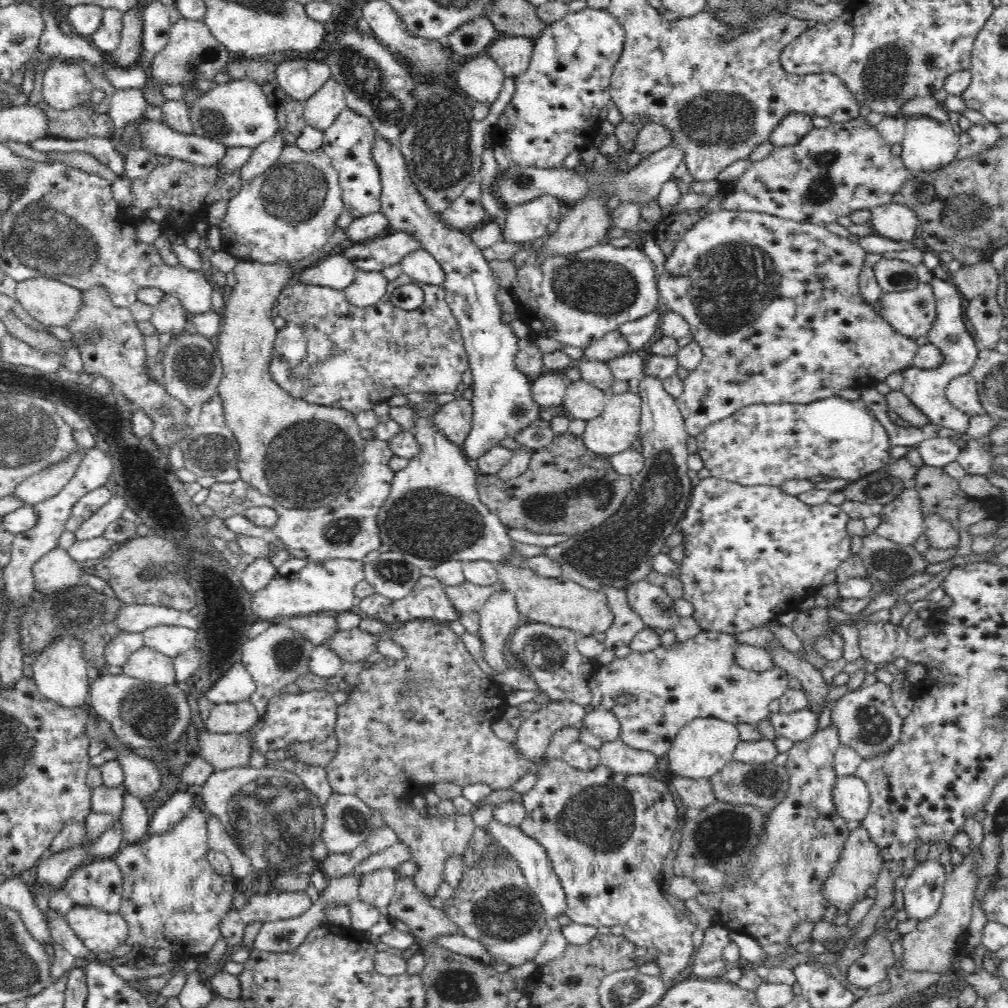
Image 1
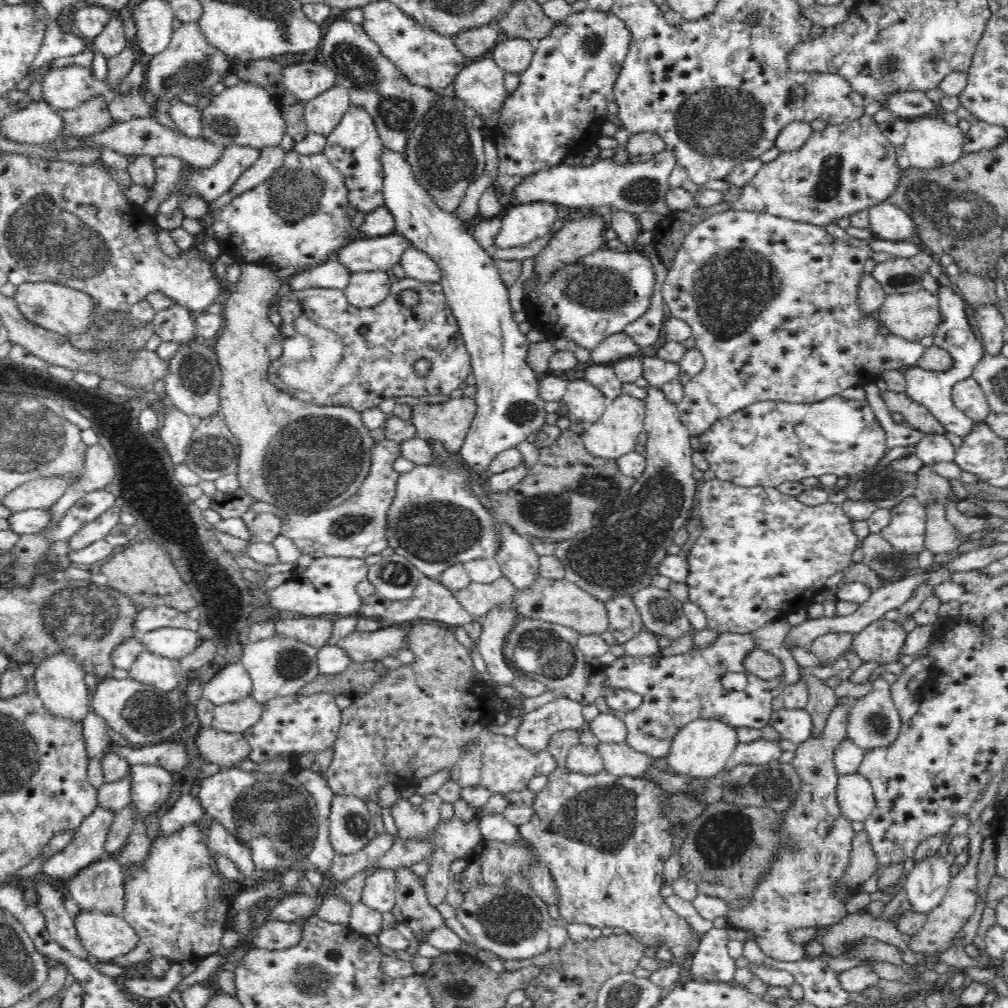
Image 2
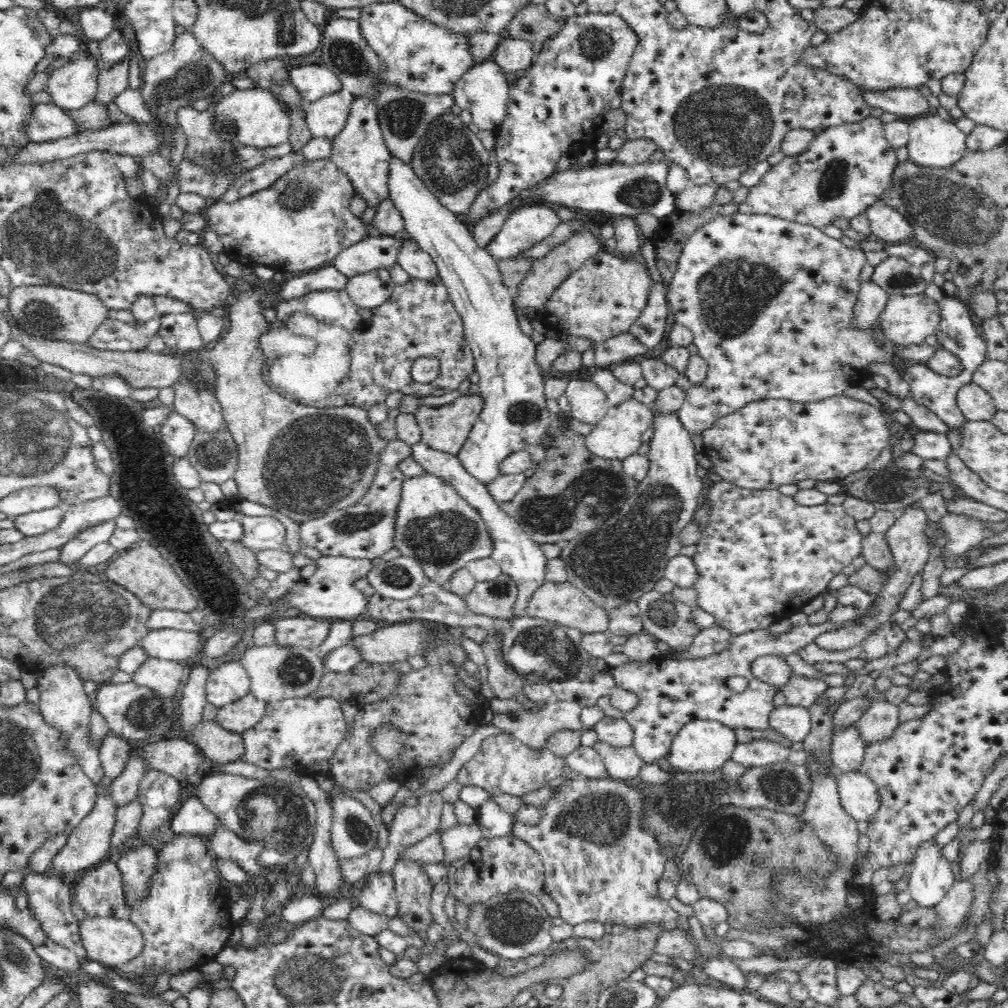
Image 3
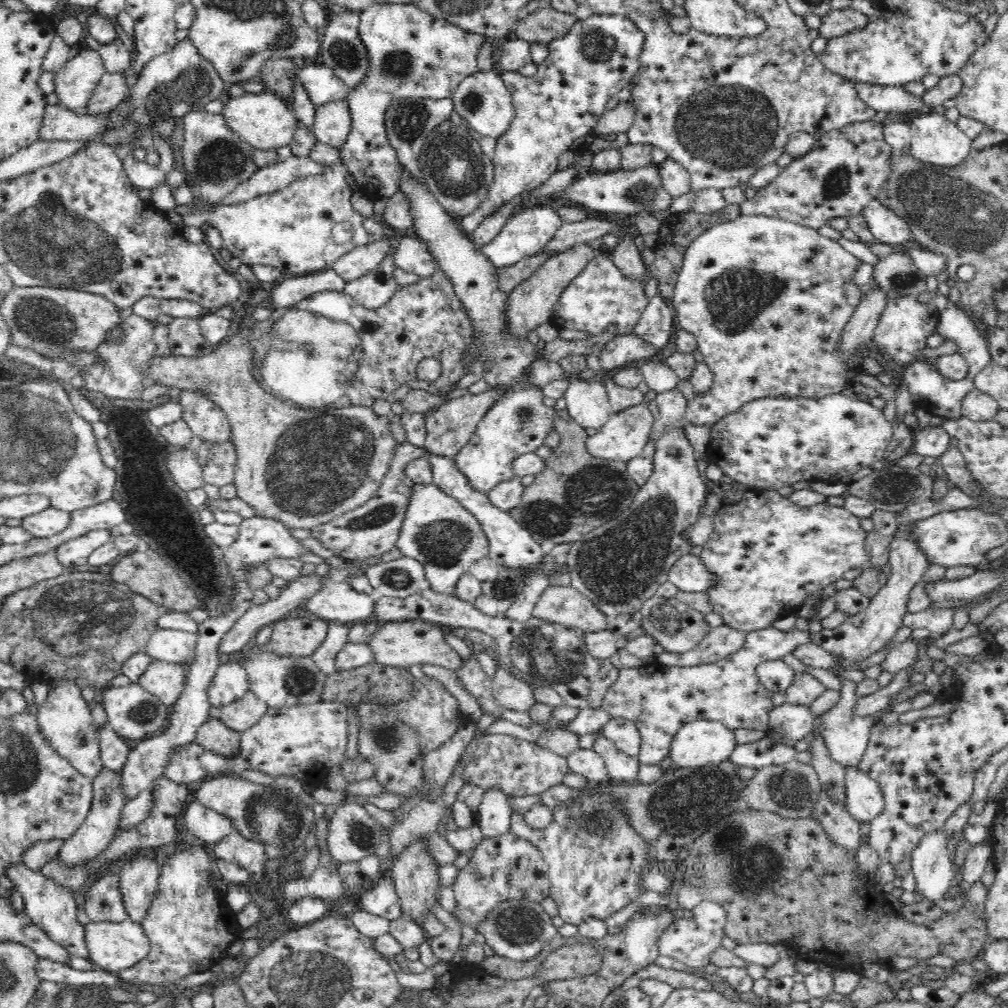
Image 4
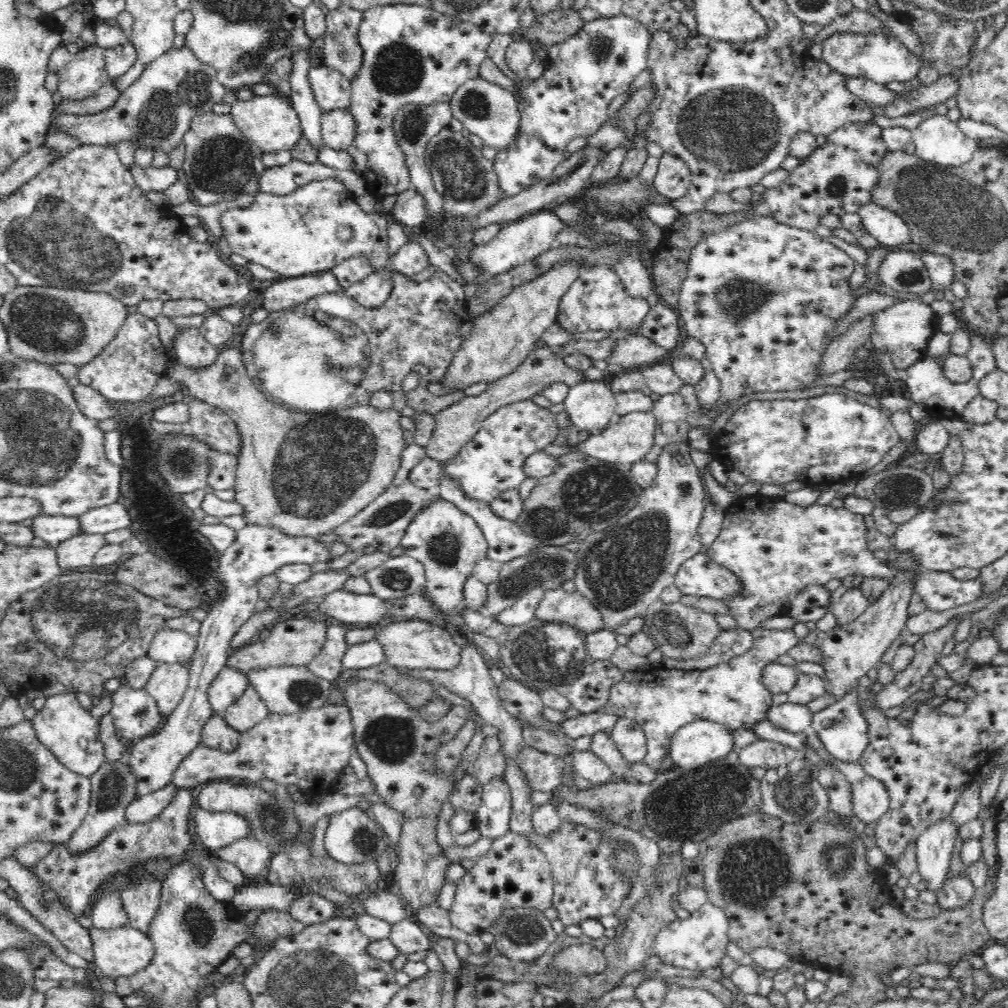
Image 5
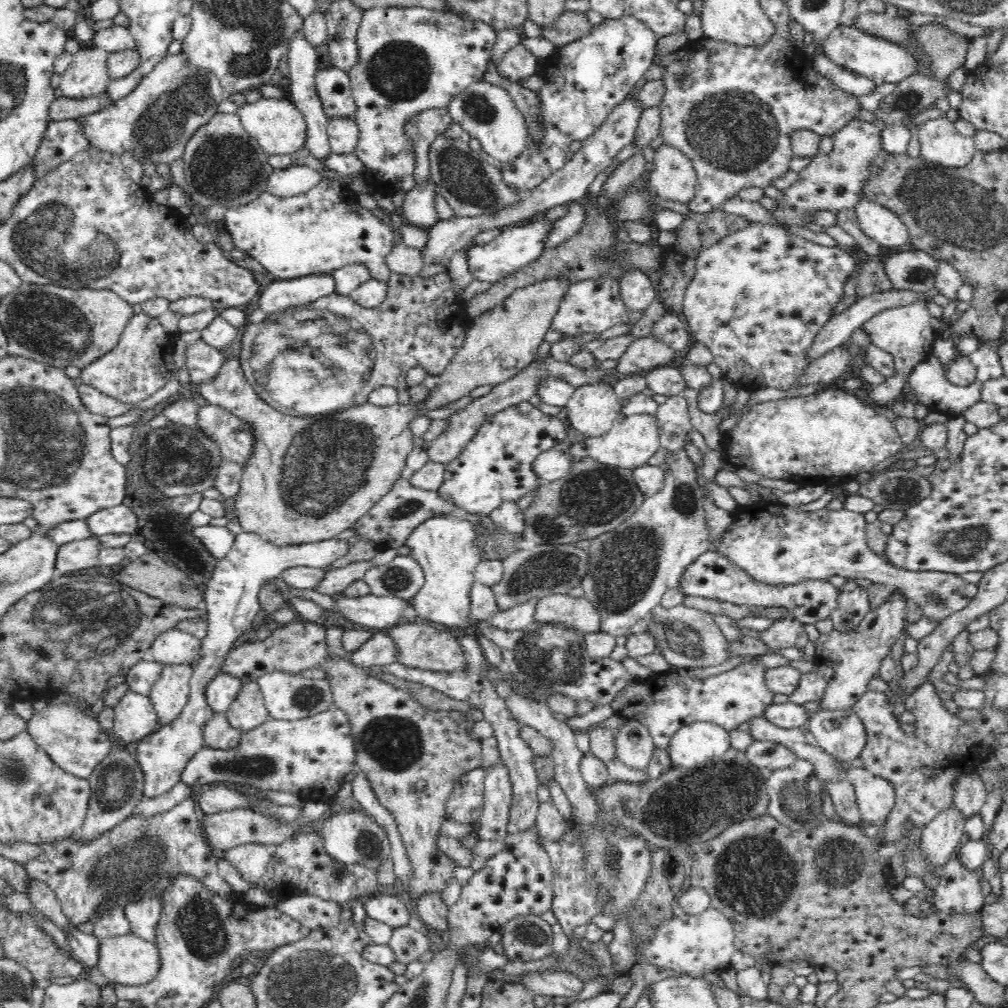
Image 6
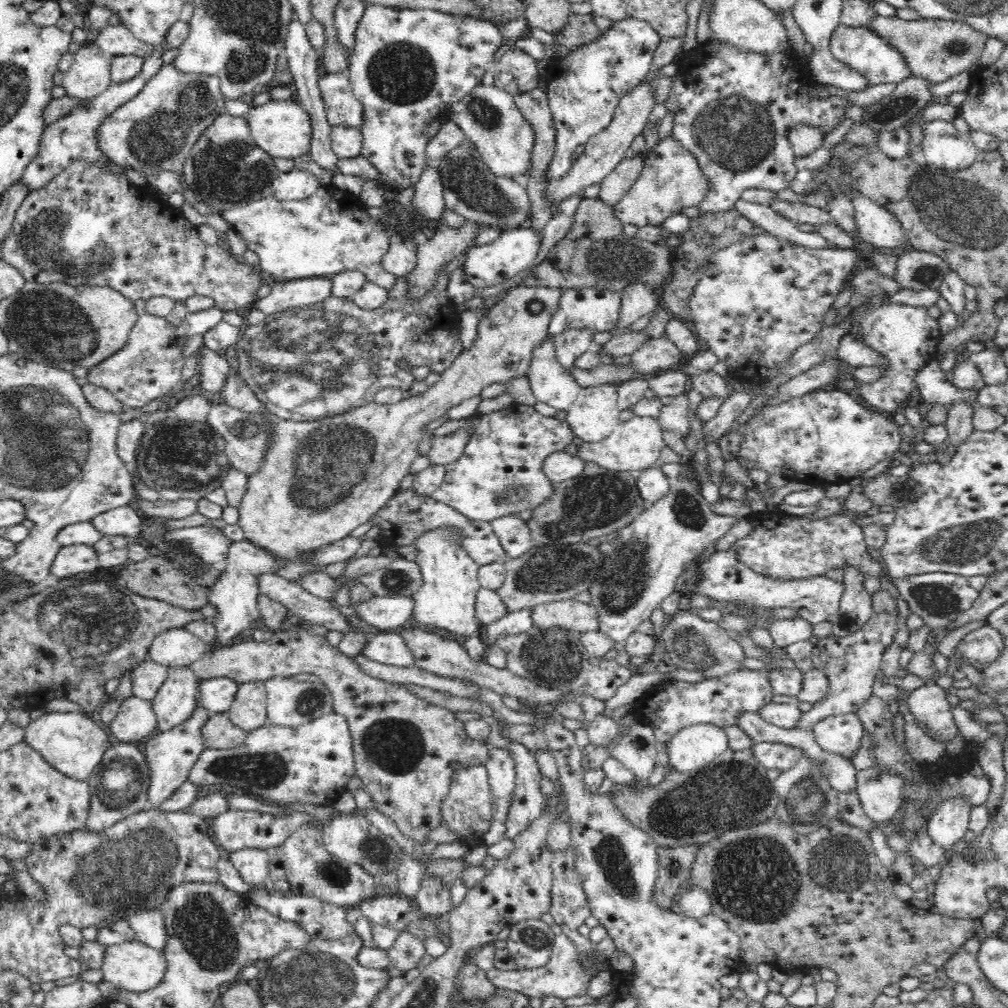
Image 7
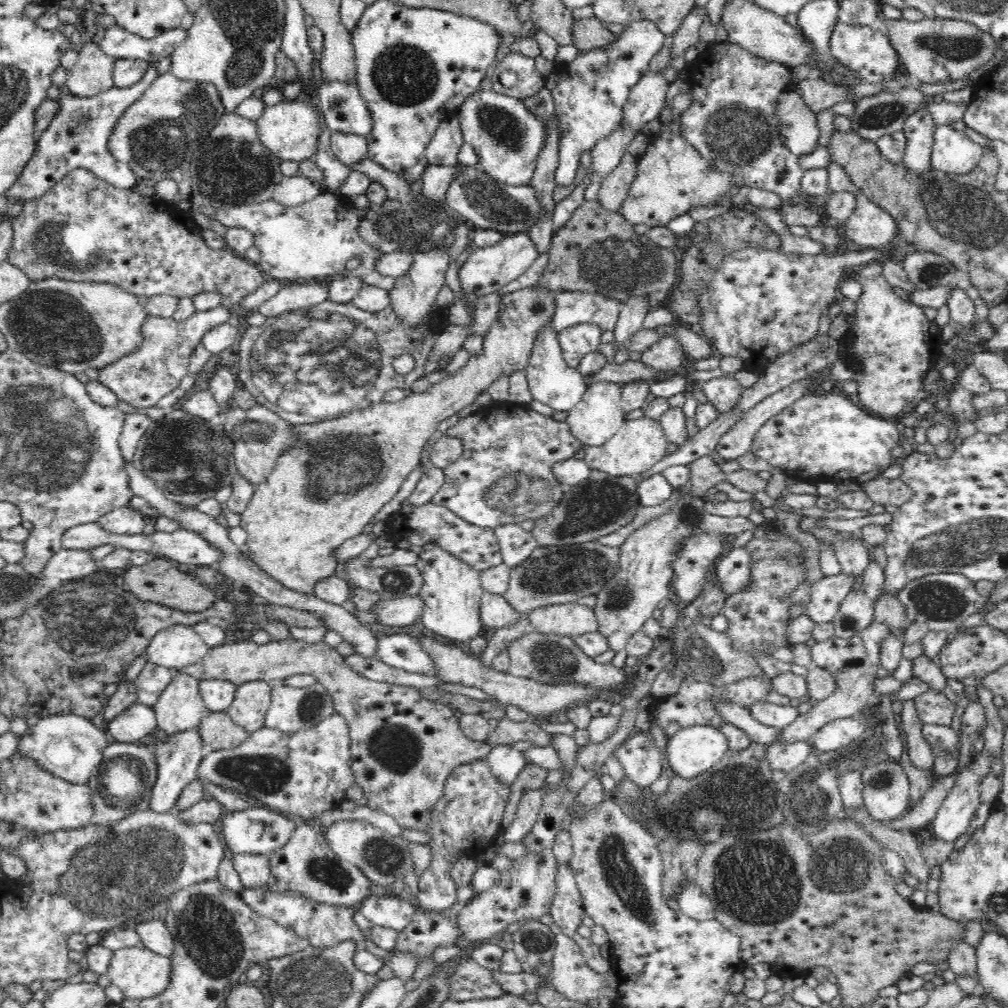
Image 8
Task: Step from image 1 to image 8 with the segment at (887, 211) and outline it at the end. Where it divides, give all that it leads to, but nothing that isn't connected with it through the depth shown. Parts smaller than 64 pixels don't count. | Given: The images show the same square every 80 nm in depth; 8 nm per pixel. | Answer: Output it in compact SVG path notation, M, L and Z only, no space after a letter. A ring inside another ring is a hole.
M856 194L856 208L848 220L839 226L839 235L848 243L856 243L859 248L883 247L893 241L898 234L898 228L893 216L881 206L871 201L866 195Z

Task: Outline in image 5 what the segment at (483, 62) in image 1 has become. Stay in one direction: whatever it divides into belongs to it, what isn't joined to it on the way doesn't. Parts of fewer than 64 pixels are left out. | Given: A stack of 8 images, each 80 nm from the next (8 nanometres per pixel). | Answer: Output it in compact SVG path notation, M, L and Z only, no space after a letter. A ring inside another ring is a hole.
M480 76L462 84L450 103L453 119L460 121L467 133L480 137L485 146L494 148L497 153L508 150L520 135L522 118L516 97L505 88Z

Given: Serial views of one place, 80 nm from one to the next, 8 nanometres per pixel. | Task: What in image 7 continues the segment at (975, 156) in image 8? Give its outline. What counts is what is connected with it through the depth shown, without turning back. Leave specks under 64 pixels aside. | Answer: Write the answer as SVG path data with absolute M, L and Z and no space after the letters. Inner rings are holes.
M927 122L923 139L922 160L934 169L966 170L974 164L979 149L968 133L960 133L953 122Z

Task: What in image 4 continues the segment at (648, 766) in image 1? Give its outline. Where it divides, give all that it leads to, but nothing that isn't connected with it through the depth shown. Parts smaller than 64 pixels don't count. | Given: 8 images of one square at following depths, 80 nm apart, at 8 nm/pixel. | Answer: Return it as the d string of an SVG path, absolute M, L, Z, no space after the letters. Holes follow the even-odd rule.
M601 732L596 734L593 750L604 759L610 782L619 783L624 780L634 780L637 778L640 762L638 758L629 758L621 752L610 740Z

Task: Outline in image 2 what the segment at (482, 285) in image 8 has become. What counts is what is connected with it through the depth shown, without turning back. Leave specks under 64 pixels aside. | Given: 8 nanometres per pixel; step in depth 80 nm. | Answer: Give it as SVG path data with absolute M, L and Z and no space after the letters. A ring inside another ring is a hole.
M554 202L508 204L501 214L501 229L492 248L524 246L550 232L558 220Z

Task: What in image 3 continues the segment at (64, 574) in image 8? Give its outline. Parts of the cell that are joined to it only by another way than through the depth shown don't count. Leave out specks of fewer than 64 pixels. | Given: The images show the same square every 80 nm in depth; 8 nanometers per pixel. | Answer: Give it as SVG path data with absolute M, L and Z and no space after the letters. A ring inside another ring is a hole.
M108 521L88 528L84 533L78 534L74 540L70 540L62 547L59 561L65 565L78 567L78 560L84 554L95 548L98 544L109 542L112 534L115 532L116 521Z

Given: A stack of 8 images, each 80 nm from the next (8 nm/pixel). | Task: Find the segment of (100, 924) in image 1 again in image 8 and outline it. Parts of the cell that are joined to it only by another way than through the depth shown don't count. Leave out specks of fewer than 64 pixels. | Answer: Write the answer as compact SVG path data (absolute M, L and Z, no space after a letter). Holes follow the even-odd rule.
M144 947L114 951L108 970L111 984L117 986L126 1000L144 1000L163 994L171 982L172 962Z

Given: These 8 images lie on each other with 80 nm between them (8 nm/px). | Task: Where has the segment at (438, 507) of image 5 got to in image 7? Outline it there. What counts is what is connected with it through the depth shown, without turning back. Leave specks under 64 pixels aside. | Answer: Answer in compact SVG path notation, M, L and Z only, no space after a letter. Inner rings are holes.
M435 529L423 535L414 545L418 549L414 564L421 569L423 576L423 585L412 596L416 623L458 633L458 636L483 636L483 627L475 614L476 596L481 587L478 580L480 565L462 549L460 531Z

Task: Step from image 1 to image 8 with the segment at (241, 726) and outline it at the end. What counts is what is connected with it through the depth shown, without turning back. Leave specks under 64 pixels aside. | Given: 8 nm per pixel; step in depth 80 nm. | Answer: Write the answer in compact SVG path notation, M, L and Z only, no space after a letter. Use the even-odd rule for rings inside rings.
M265 680L250 681L237 685L235 697L226 712L232 720L249 733L265 727L269 709L272 684Z

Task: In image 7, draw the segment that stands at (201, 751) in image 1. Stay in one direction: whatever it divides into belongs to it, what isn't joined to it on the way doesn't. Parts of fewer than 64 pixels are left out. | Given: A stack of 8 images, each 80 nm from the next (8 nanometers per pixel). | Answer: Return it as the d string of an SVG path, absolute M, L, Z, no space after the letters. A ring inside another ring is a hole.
M227 711L211 713L203 724L202 734L206 749L227 750L244 743L247 732L234 725Z

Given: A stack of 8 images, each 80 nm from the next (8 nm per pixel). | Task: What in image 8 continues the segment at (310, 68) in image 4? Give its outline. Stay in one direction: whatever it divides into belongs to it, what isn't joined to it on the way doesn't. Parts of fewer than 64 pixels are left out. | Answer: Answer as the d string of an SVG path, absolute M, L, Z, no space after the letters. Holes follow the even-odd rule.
M339 80L324 82L318 88L318 102L330 132L364 137L371 134L373 119L356 84Z

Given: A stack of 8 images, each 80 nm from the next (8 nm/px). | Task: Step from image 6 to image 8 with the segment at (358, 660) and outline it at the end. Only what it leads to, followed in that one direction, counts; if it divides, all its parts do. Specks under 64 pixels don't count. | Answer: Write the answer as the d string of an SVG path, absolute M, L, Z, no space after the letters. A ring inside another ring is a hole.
M396 633L378 638L375 657L406 672L425 674L434 678L438 676L434 659L424 651L417 637L408 634Z

